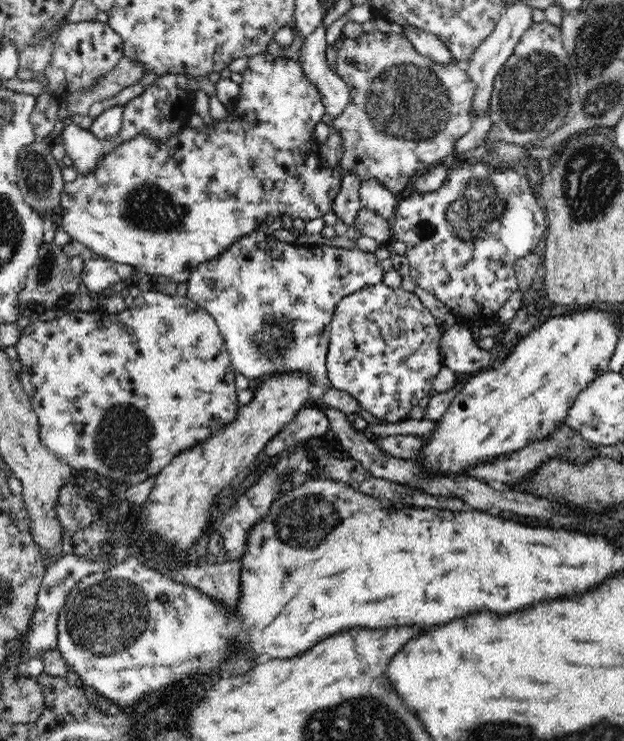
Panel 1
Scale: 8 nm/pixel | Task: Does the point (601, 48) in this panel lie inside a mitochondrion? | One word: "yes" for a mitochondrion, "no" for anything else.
yes

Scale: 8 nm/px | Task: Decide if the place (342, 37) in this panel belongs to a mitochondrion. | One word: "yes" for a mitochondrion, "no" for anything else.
no

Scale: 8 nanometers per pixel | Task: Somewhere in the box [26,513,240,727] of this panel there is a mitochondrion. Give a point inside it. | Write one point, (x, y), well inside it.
(110, 614)

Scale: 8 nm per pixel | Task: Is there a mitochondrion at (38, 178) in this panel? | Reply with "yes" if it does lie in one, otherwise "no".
yes

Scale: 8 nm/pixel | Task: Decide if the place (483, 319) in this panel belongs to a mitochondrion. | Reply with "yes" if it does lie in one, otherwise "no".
no

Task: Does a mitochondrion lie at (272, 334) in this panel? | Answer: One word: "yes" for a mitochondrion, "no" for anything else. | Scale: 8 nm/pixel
yes

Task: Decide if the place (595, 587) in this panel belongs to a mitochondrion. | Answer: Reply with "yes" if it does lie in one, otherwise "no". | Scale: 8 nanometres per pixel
no

